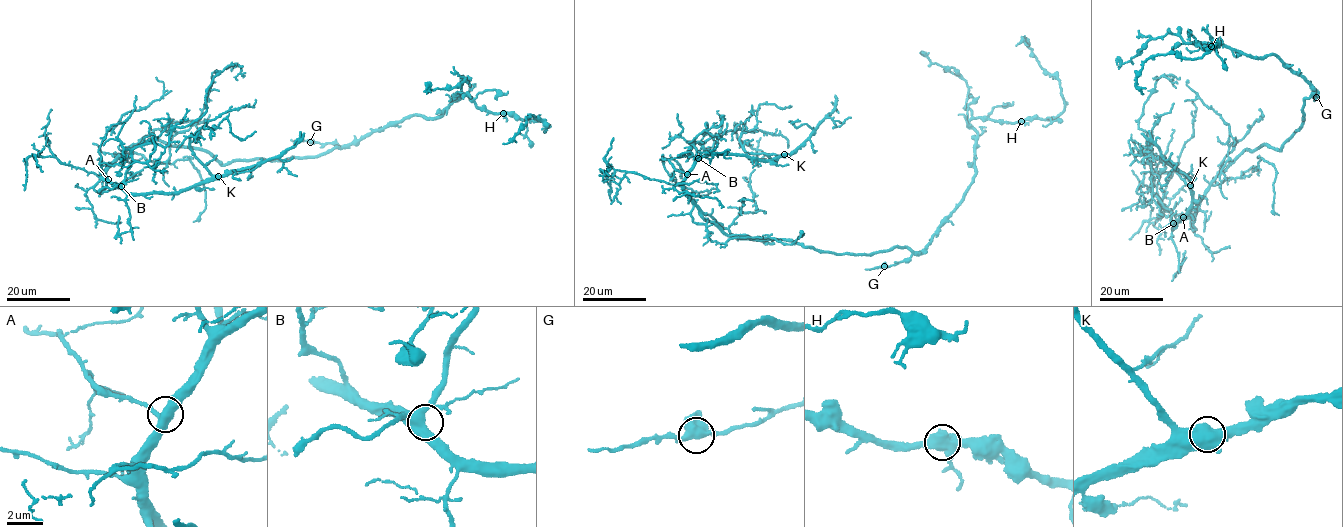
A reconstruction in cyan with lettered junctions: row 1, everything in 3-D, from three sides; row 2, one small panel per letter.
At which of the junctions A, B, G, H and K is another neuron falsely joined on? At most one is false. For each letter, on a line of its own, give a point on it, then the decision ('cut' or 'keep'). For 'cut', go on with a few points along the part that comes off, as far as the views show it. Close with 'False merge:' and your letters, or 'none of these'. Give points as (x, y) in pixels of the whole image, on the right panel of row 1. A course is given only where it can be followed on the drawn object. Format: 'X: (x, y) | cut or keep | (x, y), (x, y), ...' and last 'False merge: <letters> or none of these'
A: (1183, 217) | keep
B: (1173, 223) | keep
G: (1316, 97) | keep
H: (1211, 46) | keep
K: (1190, 185) | keep
False merge: none of these

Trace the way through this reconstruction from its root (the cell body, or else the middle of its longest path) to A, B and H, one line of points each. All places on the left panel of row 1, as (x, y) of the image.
A: (258, 159), (220, 164), (204, 150), (150, 138), (133, 144), (108, 168), (102, 176), (108, 179)
B: (258, 159), (220, 164), (204, 150), (150, 138), (133, 144), (103, 175), (121, 186)
H: (258, 159), (317, 157), (411, 116), (440, 116), (460, 99), (455, 94), (470, 96), (478, 107), (503, 113)

